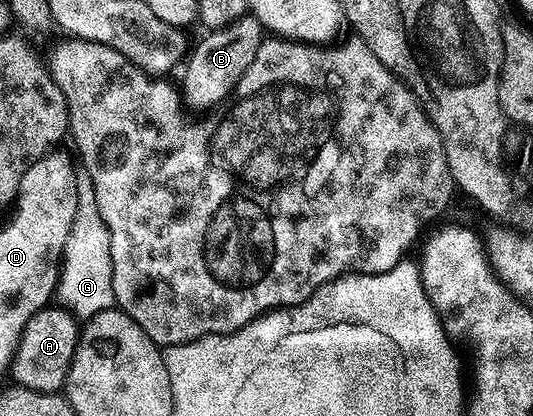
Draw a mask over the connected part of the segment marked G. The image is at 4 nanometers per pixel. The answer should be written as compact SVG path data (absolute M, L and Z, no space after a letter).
M85 171L74 174L74 186L78 192L76 215L72 219L72 231L64 243L62 264L58 275L56 301L61 308L70 310L79 319L95 317L100 311L115 308L112 291L112 257L110 236L94 198L94 184Z

